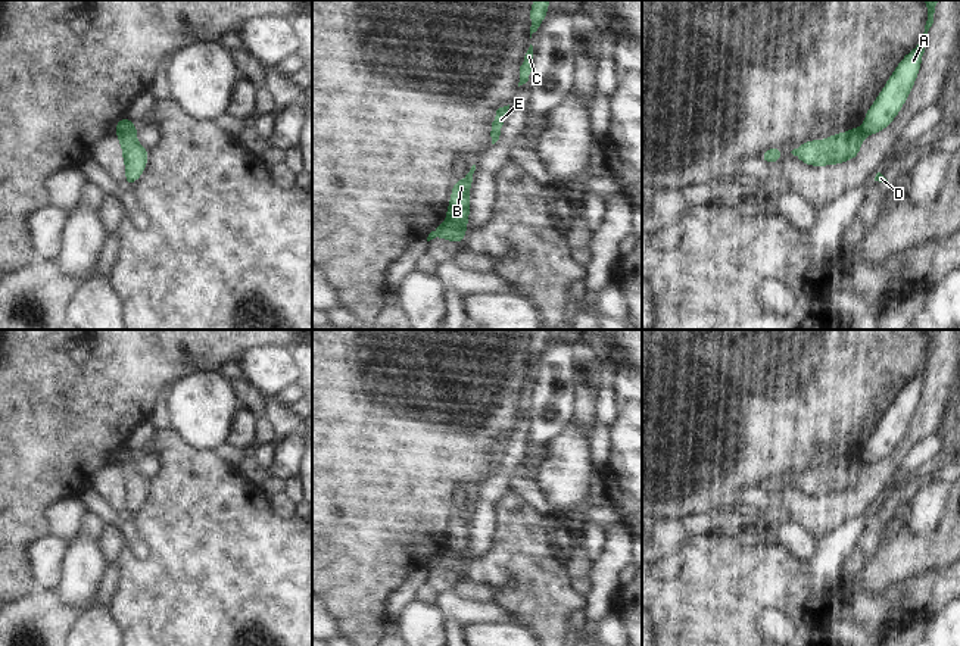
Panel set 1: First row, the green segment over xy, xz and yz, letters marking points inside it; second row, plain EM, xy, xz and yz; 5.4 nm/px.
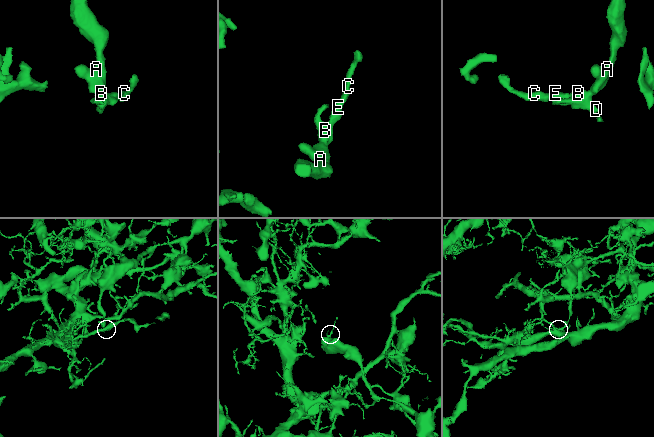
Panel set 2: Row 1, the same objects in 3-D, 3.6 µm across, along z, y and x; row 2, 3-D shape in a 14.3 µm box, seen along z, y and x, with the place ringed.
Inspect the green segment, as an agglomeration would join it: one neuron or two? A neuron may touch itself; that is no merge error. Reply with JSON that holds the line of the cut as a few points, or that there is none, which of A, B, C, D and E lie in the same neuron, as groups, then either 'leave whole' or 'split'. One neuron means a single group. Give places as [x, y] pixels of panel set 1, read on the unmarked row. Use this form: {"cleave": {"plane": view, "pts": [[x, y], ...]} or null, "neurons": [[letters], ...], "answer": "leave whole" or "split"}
{"cleave": {"plane": "xy", "pts": [[136, 456], [127, 456], [117, 462]]}, "neurons": [["A"], ["B", "C", "D", "E"]], "answer": "split"}

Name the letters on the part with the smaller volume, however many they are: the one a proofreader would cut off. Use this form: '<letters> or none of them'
B, C, D, E

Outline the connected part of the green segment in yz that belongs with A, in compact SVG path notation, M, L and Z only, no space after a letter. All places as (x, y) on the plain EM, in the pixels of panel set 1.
M939 330L923 331L928 340L923 368L911 381L908 381L901 388L901 391L883 415L882 421L866 441L863 450L863 461L866 465L879 464L895 449L916 412L925 383L925 368L933 353L933 343Z

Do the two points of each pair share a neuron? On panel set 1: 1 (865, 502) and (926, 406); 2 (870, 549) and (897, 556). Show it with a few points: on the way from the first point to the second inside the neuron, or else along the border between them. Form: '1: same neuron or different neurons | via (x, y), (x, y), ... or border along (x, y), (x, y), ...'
1: same neuron | via (875, 478), (918, 430)
2: different neurons | border along (885, 520), (881, 529), (878, 551), (872, 556)

